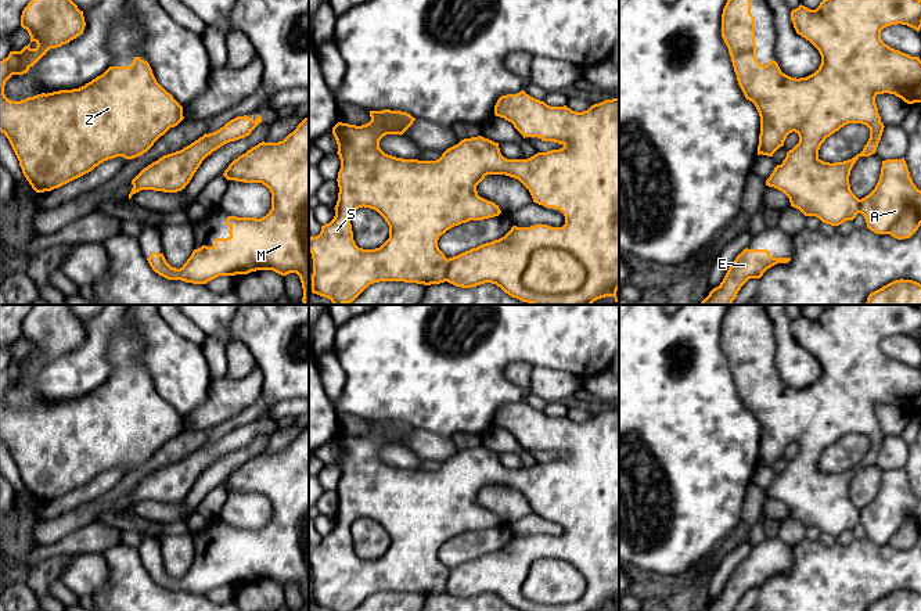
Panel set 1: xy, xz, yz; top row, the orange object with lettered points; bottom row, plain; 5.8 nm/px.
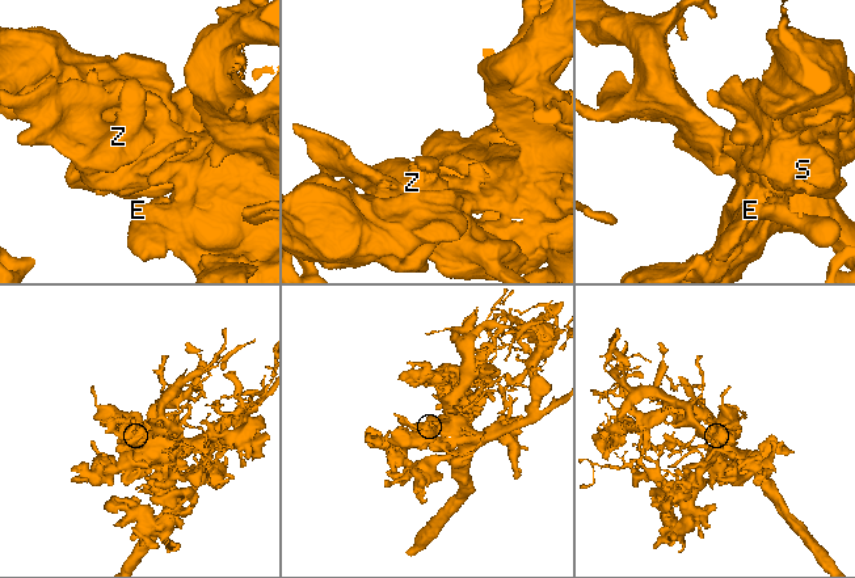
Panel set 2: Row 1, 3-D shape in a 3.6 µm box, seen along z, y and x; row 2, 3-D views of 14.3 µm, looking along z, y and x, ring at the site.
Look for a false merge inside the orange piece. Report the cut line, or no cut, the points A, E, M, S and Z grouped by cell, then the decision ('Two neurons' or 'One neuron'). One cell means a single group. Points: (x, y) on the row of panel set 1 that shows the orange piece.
No split. Groups: A E M S Z. One neuron

